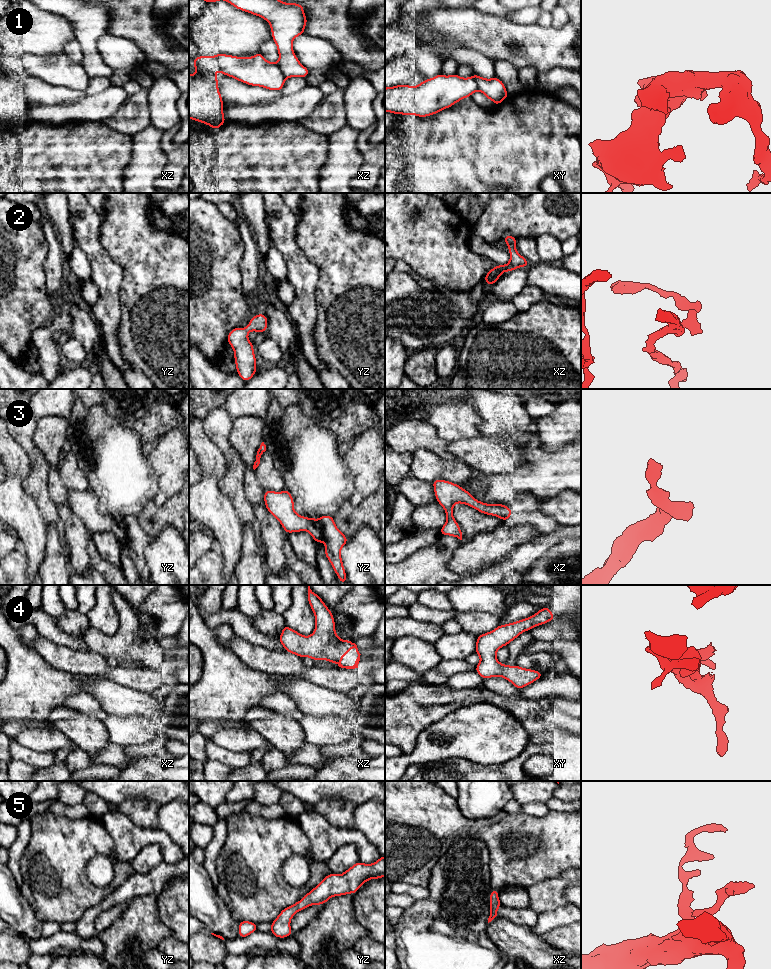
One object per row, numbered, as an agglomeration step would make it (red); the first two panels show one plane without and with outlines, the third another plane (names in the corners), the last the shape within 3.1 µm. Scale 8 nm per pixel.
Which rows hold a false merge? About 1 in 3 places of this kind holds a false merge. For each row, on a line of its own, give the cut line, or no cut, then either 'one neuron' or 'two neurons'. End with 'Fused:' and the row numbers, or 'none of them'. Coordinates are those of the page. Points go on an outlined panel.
1: cut in xz along (276, 63), (285, 78); two neurons
2: no cut; one neuron
3: no cut; one neuron
4: no cut; one neuron
5: no cut; one neuron
Fused: 1

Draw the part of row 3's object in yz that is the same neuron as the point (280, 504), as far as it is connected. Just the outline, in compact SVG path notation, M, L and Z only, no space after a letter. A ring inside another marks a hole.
M287 489L282 492L264 491L264 502L267 510L281 523L287 534L308 531L317 544L325 543L325 556L344 585L347 577L341 549L348 542L348 538L337 528L334 518L329 515L318 518L298 515L294 510L294 500Z

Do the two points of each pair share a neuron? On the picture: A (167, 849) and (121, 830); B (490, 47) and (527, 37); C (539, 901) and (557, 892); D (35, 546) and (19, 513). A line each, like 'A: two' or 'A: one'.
A: one
B: one
C: one
D: one

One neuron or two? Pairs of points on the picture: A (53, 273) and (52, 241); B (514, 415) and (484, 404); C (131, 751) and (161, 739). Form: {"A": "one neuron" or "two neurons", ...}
{"A": "one neuron", "B": "one neuron", "C": "one neuron"}

